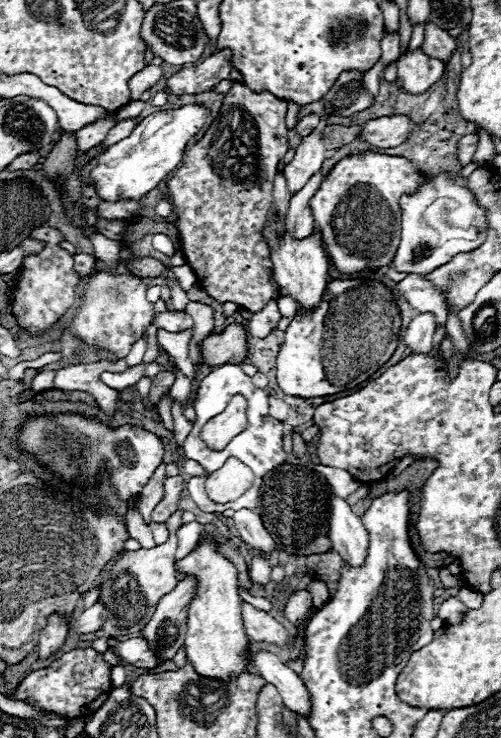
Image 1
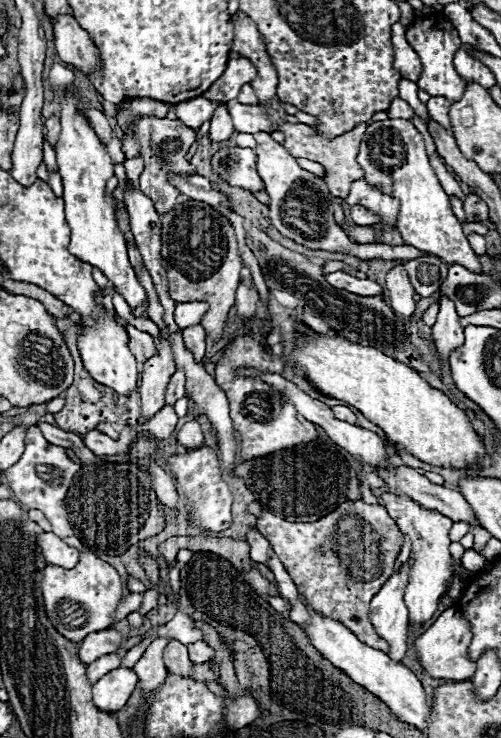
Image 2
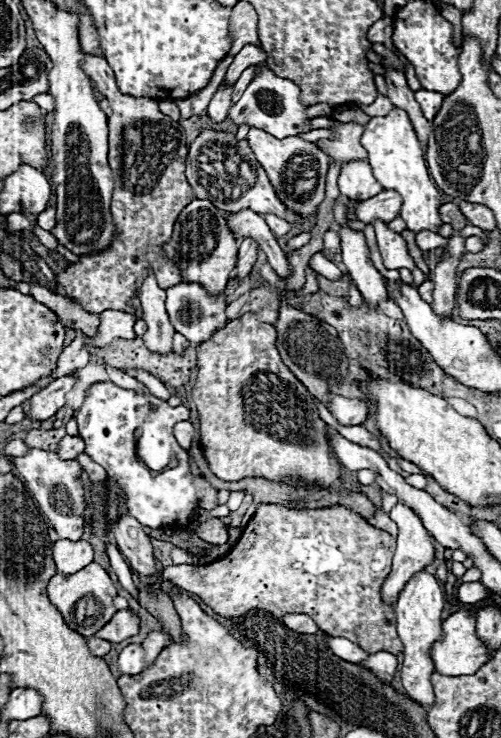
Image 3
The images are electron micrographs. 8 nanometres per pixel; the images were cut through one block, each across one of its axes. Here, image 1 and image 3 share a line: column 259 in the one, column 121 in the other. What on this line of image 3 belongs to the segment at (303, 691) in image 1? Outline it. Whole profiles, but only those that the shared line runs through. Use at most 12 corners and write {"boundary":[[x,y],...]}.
{"boundary":[[128,644],[116,666],[138,674],[146,666],[142,644]]}

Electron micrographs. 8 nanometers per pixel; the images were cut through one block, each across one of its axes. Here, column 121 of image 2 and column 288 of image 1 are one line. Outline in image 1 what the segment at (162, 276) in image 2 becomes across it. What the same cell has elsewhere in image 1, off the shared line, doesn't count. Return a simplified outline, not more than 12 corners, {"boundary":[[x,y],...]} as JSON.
{"boundary":[[312,130],[284,168],[296,194],[322,168],[324,136]]}

